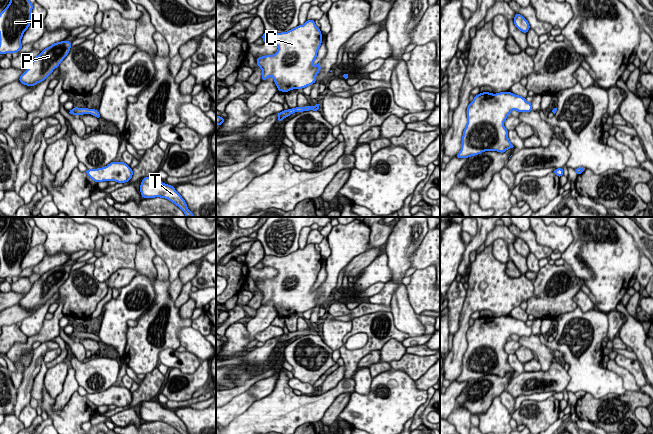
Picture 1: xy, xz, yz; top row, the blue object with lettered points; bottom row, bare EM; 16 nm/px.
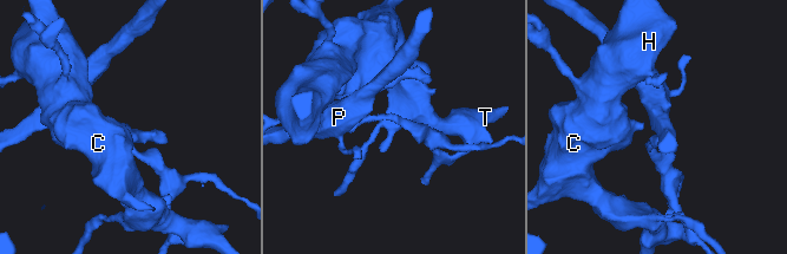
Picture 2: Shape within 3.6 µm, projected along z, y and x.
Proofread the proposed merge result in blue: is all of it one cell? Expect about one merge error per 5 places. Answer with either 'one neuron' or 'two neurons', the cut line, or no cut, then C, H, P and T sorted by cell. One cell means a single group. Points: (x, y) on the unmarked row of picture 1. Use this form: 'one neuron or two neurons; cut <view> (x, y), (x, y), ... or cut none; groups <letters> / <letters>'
two neurons; cut xy (87, 332), (84, 337); groups C H T / P

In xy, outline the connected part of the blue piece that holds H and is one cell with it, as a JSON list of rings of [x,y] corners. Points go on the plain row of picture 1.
[[[11,217],[10,226],[0,237],[0,278],[17,277],[31,246],[33,228],[27,217]]]

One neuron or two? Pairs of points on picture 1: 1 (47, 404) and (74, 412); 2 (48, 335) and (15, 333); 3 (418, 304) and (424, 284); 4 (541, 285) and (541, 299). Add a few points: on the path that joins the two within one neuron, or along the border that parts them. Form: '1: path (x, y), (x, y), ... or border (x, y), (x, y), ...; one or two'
1: path (53, 411), (55, 413), (67, 413); one
2: border (28, 337), (24, 342), (16, 342), (10, 349); two
3: path (421, 299), (422, 289); one
4: path (541, 288), (541, 296); one

